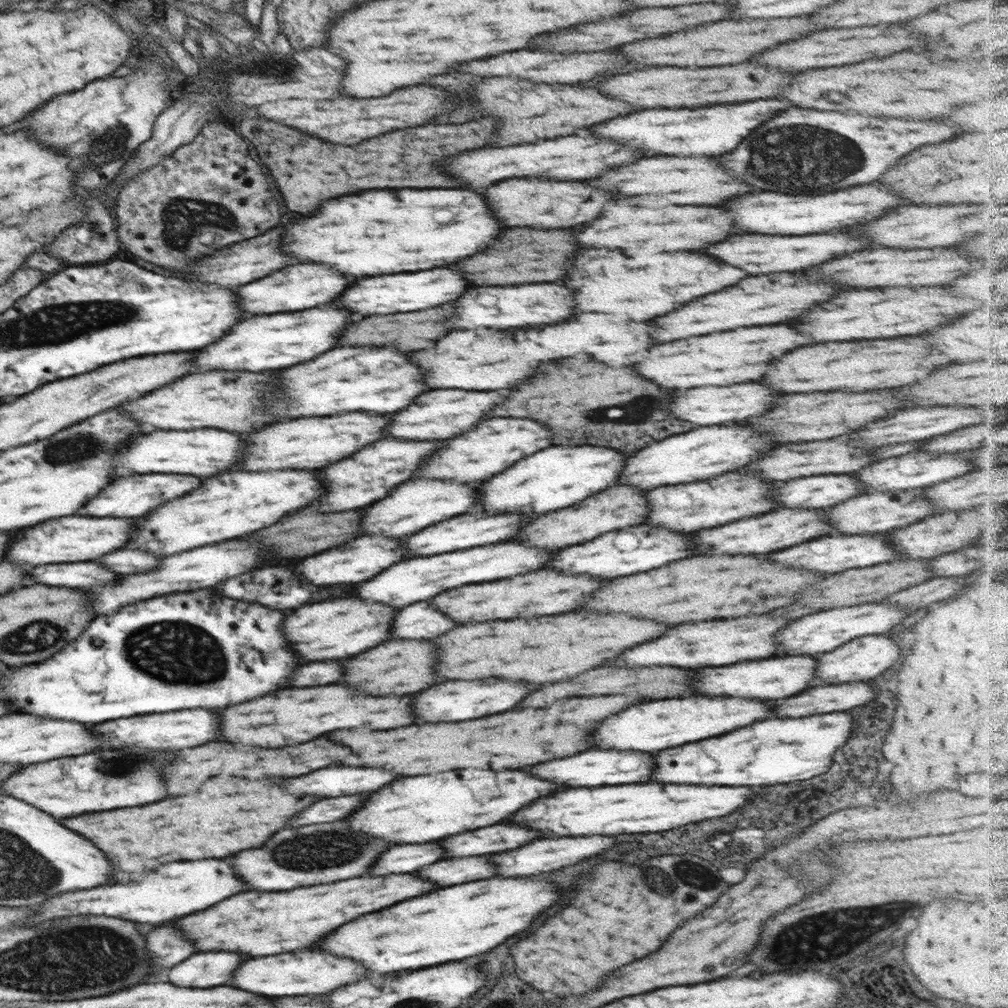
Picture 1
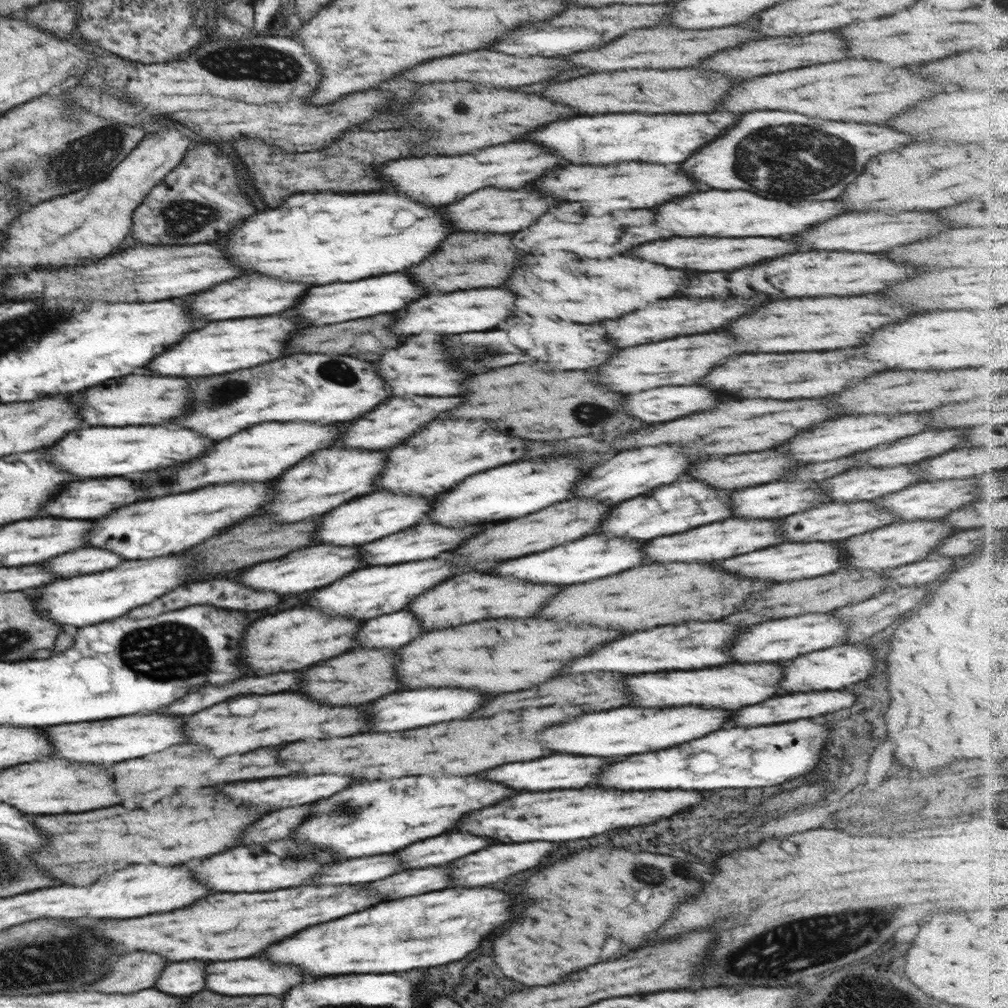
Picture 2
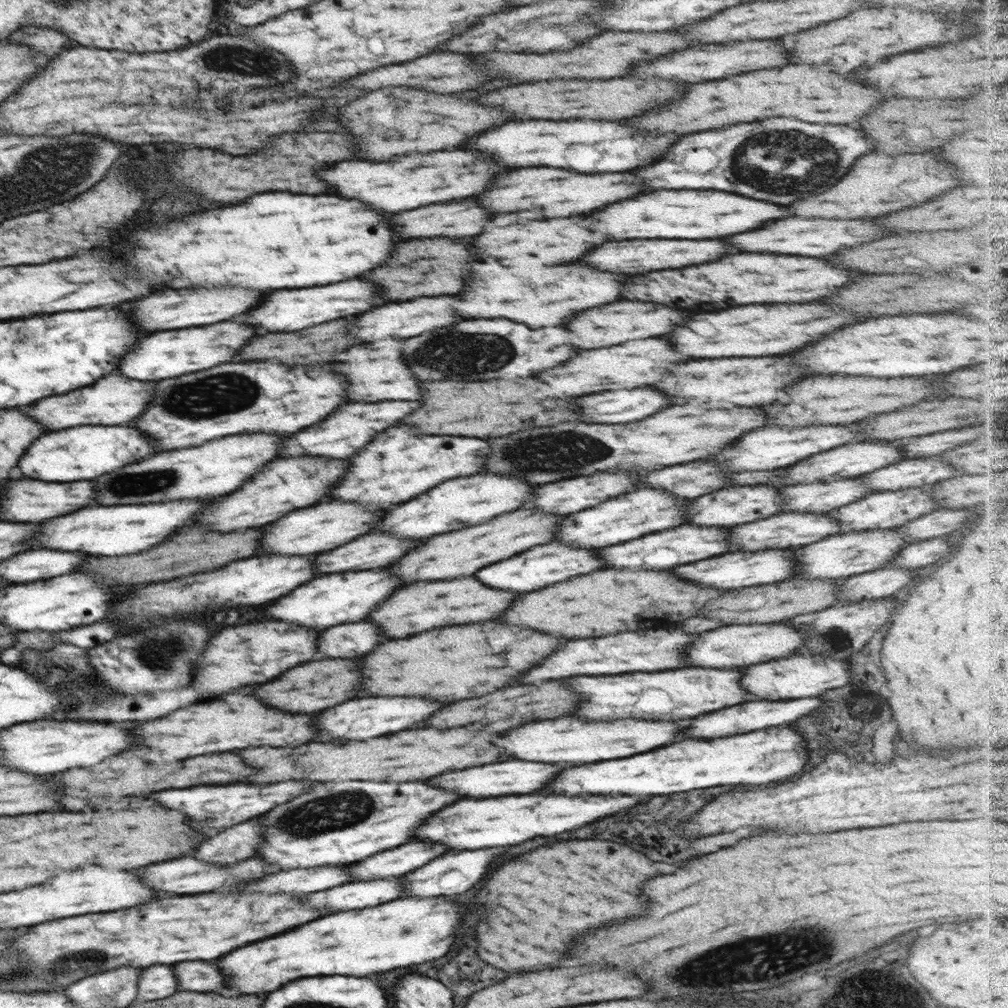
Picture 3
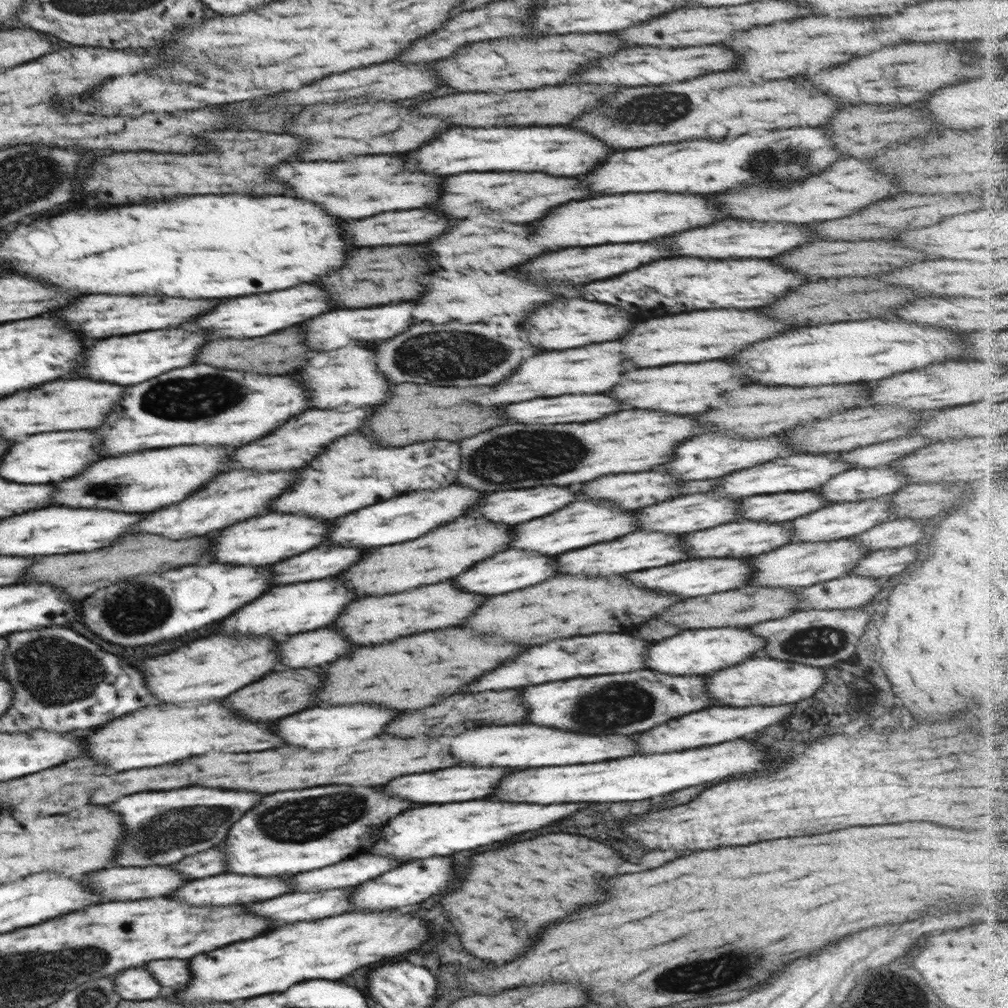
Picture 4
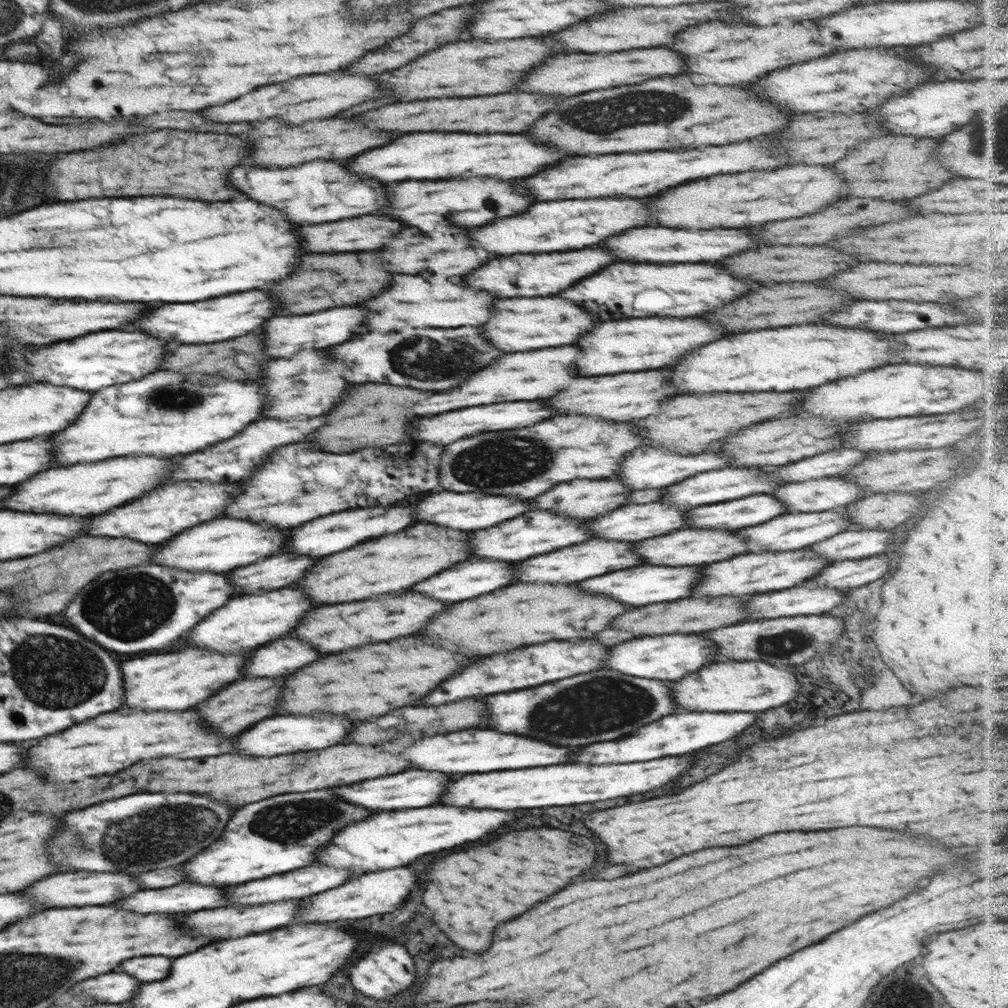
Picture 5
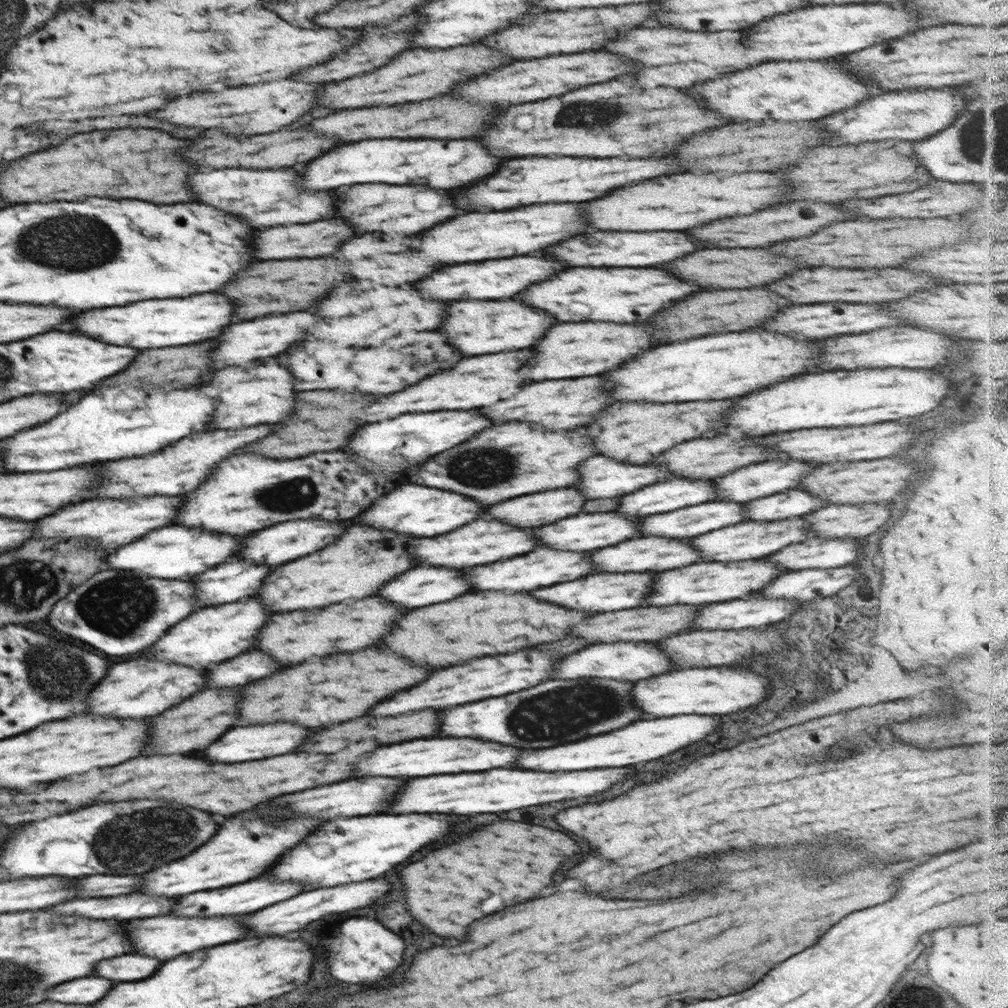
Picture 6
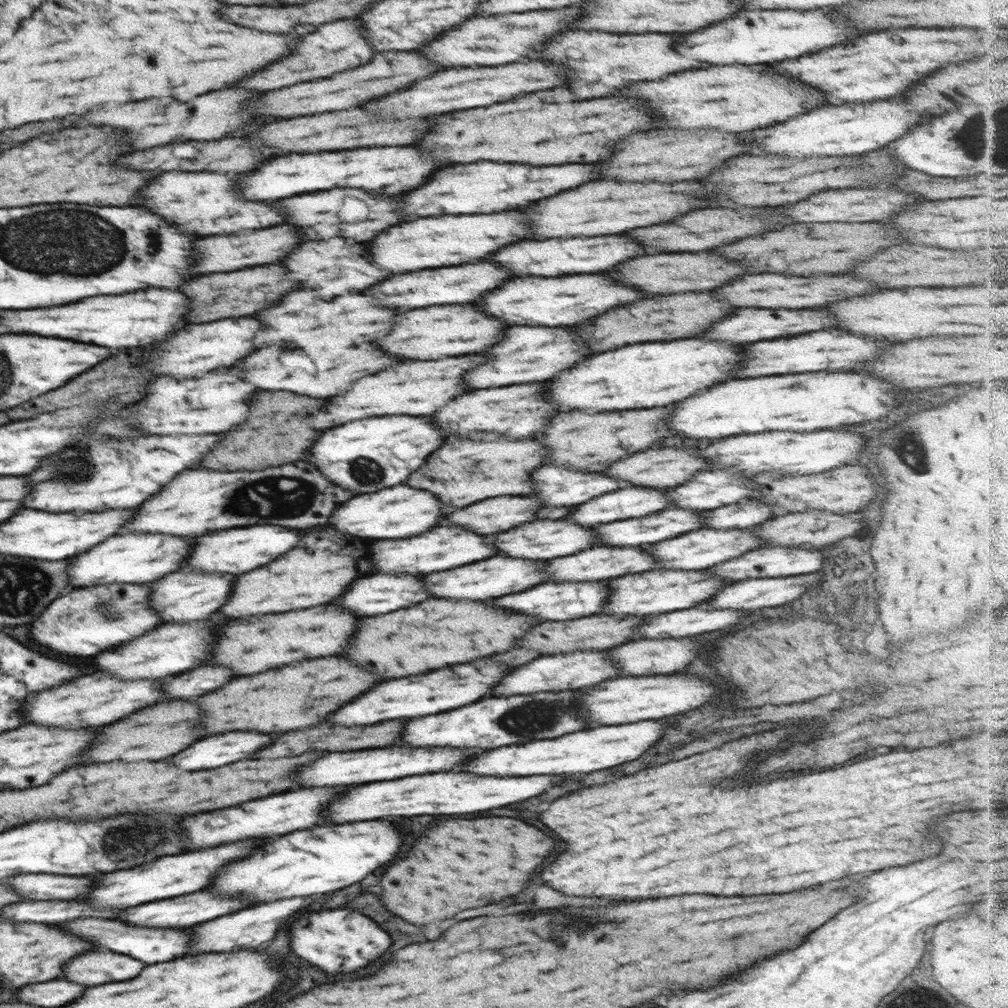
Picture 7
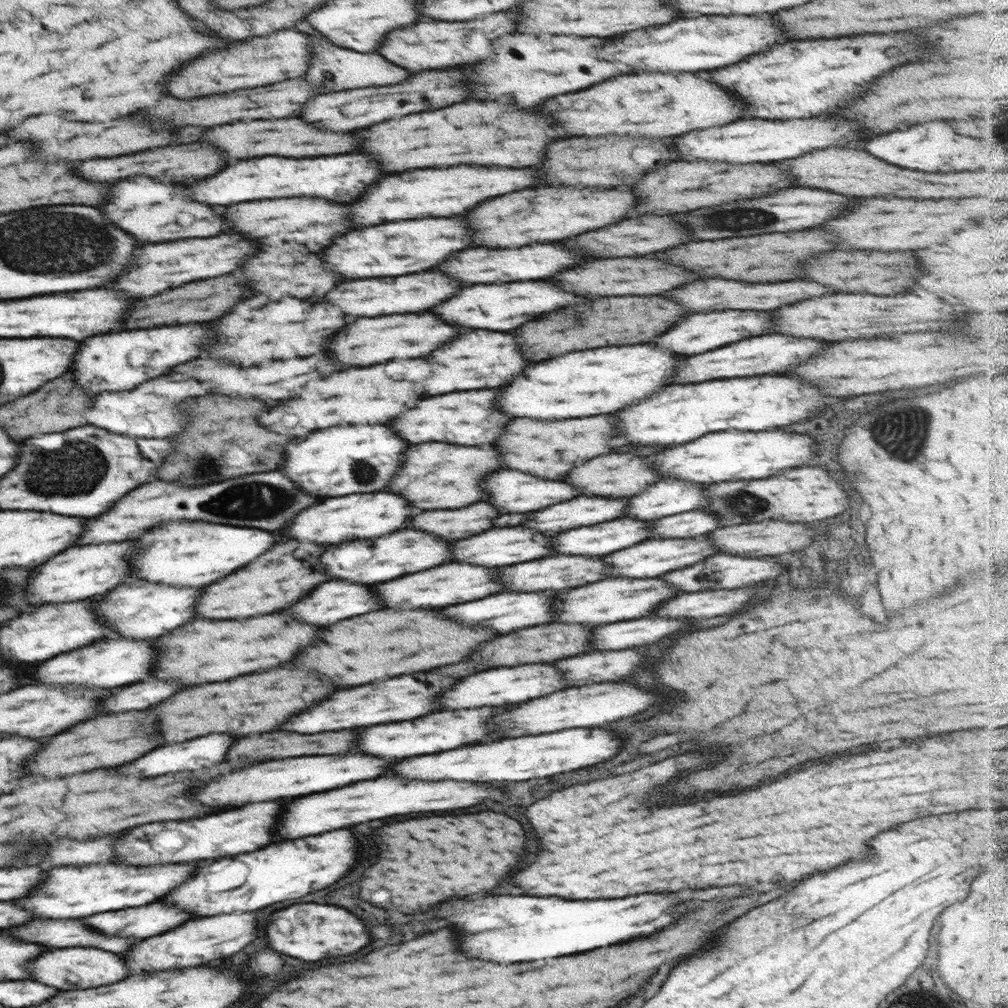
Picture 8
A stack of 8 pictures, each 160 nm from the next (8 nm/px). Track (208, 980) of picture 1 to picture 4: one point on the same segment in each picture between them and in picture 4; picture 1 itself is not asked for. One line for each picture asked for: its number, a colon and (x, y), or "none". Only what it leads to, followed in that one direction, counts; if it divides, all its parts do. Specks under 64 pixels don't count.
2: (181, 978)
3: (157, 982)
4: (137, 984)

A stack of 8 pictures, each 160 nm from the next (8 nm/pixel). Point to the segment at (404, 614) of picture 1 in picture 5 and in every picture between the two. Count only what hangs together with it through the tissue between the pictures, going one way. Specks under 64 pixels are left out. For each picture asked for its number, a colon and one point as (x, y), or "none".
2: (394, 630)
3: (347, 640)
4: (313, 648)
5: (284, 656)

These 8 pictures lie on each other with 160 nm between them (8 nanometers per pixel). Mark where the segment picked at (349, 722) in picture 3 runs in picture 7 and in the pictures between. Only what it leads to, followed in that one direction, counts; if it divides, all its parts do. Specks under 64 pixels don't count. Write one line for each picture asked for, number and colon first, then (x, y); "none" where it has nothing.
4: (318, 728)
5: (284, 734)
6: (253, 742)
7: (220, 750)

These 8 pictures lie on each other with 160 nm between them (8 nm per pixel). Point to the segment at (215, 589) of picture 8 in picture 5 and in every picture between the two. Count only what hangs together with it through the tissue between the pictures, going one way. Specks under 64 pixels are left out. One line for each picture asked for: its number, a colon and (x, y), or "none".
5: (392, 563)
6: (356, 566)
7: (324, 564)

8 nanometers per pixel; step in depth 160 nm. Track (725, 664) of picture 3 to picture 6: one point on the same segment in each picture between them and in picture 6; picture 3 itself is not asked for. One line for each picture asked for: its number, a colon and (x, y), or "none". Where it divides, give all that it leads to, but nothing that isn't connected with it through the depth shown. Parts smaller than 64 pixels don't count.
4: (693, 651)
5: (667, 657)
6: (622, 661)

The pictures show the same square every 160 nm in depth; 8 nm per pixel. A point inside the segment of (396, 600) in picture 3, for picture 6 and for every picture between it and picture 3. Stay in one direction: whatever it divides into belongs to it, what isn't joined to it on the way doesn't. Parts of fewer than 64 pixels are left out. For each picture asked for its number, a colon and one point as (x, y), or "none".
4: (372, 620)
5: (331, 628)
6: (290, 638)

